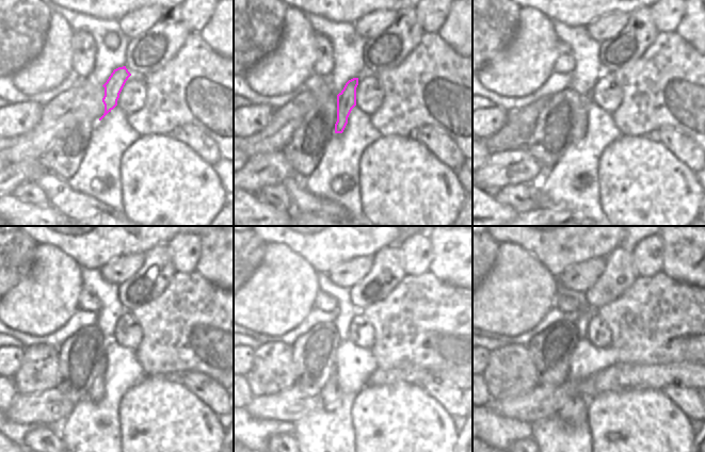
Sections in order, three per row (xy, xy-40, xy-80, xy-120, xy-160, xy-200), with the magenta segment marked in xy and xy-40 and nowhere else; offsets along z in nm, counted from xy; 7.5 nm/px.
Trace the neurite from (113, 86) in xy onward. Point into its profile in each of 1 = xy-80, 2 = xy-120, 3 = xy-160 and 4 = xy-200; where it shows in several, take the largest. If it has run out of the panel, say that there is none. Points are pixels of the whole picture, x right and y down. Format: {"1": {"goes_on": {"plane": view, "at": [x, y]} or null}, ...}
{"1": {"goes_on": {"plane": "xy-80", "at": [580, 127]}}, "2": {"goes_on": {"plane": "xy-120", "at": [96, 391]}}, "3": {"goes_on": {"plane": "xy-160", "at": [331, 396]}}, "4": {"goes_on": {"plane": "xy-200", "at": [574, 412]}}}

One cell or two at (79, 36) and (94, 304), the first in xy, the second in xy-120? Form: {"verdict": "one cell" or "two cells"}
{"verdict": "one cell"}

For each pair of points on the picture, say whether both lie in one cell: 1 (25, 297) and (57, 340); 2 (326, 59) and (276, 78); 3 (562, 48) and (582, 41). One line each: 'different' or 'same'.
1: different
2: different
3: different

